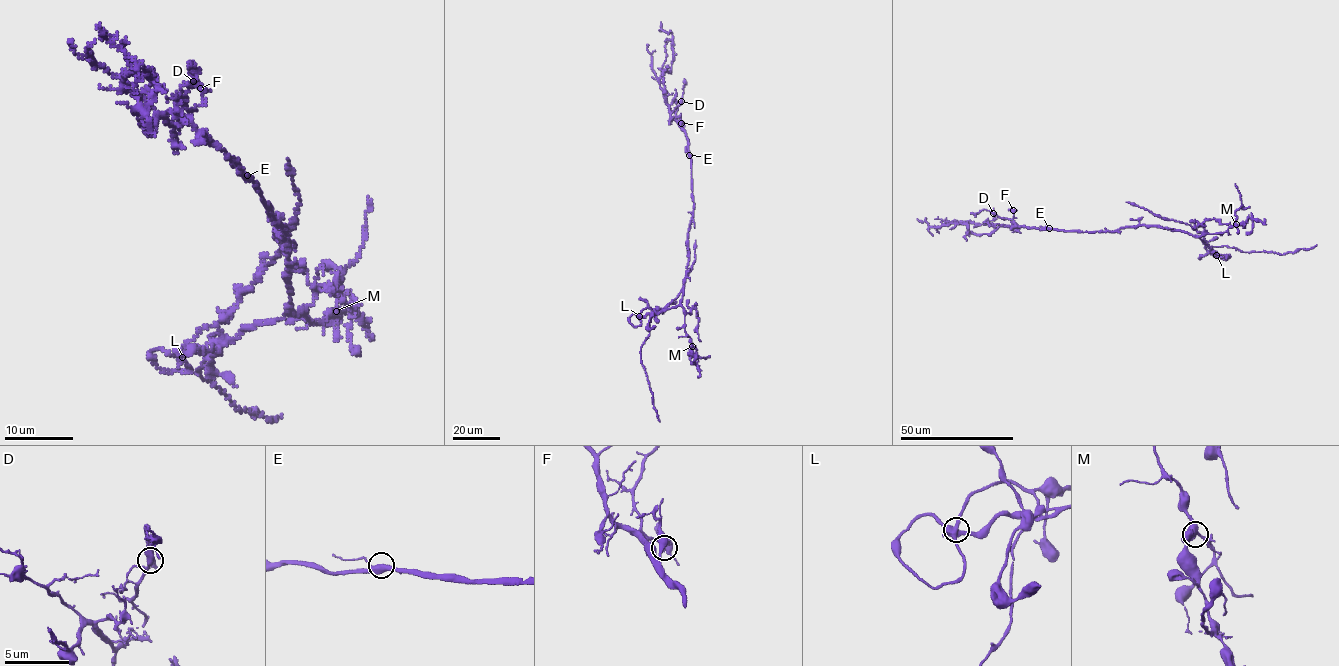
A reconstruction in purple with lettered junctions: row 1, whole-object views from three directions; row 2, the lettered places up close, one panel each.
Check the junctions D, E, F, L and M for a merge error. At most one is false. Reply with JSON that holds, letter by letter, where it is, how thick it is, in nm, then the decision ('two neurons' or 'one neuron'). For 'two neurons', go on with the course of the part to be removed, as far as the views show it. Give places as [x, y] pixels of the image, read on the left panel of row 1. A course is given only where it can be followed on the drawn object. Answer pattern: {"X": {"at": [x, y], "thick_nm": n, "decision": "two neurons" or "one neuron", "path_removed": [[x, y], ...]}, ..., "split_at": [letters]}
{"D": {"at": [193, 81], "thick_nm": 420, "decision": "one neuron"}, "E": {"at": [247, 175], "thick_nm": 400, "decision": "one neuron"}, "F": {"at": [200, 88], "thick_nm": 460, "decision": "one neuron"}, "L": {"at": [182, 357], "thick_nm": 420, "decision": "one neuron"}, "M": {"at": [336, 311], "thick_nm": 400, "decision": "one neuron"}, "split_at": []}

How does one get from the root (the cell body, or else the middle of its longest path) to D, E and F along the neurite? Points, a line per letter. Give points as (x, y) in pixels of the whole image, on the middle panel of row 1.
D: (690, 221), (694, 200), (689, 142), (675, 114), (681, 101)
E: (690, 221), (694, 200), (689, 155)
F: (690, 221), (694, 207), (691, 161), (685, 132), (676, 120), (681, 123)

